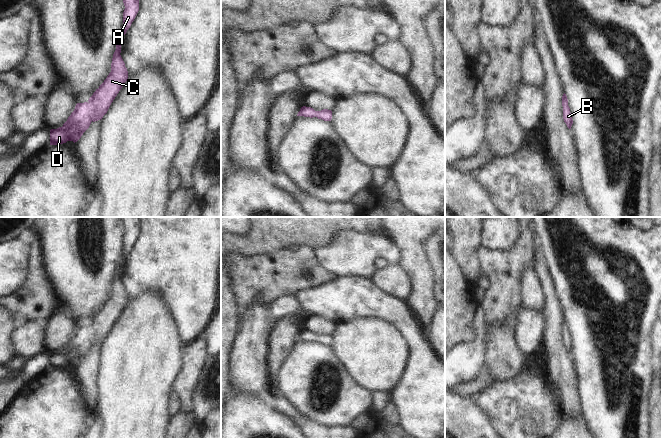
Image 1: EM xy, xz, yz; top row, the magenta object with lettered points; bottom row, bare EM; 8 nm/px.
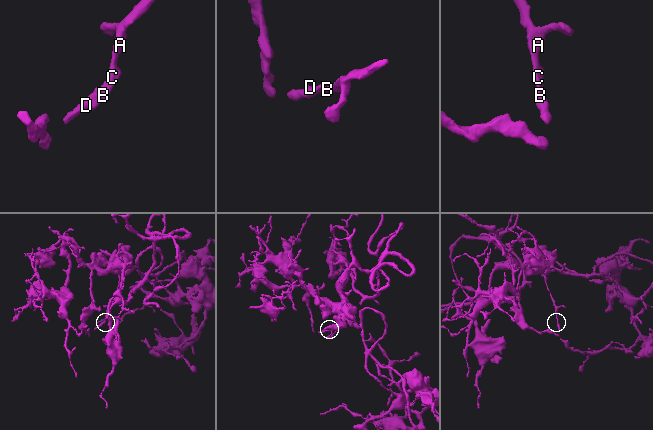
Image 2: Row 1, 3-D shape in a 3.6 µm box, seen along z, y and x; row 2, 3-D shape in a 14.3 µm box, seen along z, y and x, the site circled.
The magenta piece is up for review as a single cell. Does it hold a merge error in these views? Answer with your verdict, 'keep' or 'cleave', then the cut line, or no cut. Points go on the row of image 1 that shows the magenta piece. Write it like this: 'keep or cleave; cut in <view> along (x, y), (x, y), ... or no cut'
keep; no cut

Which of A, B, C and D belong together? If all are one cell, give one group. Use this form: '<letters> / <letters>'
A B C D

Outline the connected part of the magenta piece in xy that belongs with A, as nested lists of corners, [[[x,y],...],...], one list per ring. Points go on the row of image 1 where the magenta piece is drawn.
[[[123,0],[123,35],[113,54],[111,72],[87,102],[77,103],[62,127],[50,130],[50,145],[77,142],[91,122],[101,120],[128,79],[128,71],[120,55],[121,43],[139,11],[139,0]]]

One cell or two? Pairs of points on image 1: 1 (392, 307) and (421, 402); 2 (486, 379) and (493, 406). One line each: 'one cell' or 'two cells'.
1: one cell
2: two cells

